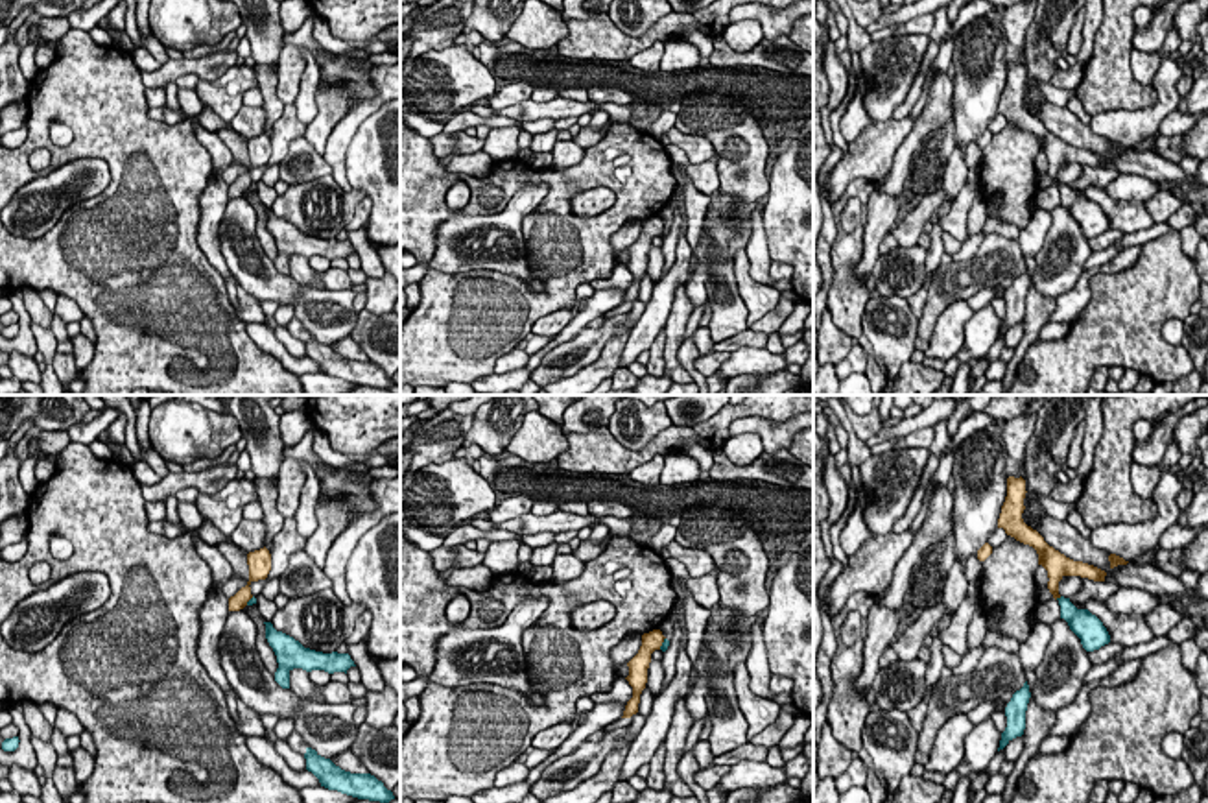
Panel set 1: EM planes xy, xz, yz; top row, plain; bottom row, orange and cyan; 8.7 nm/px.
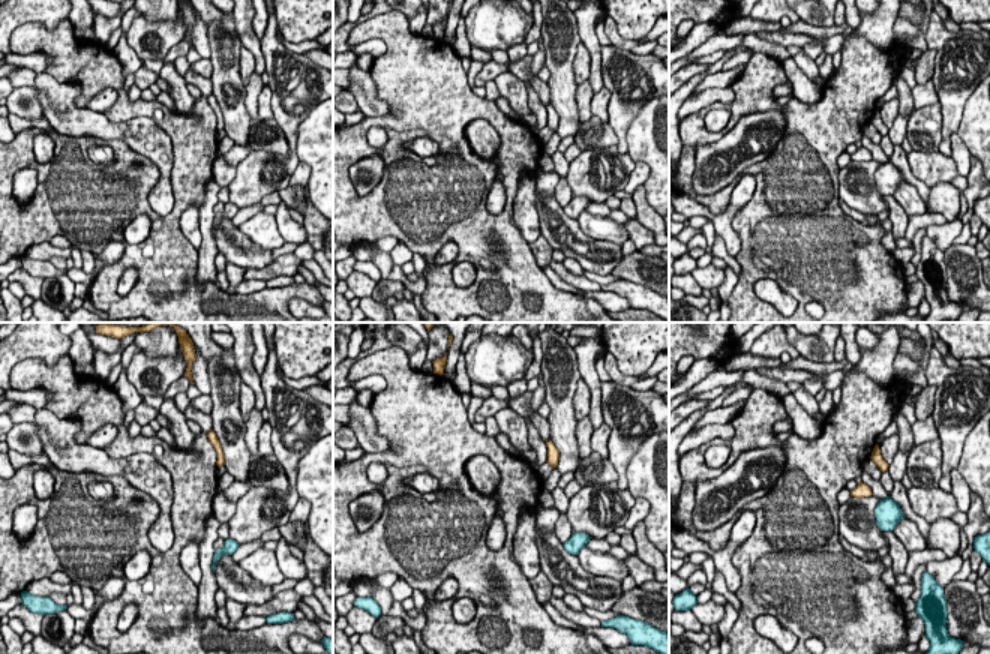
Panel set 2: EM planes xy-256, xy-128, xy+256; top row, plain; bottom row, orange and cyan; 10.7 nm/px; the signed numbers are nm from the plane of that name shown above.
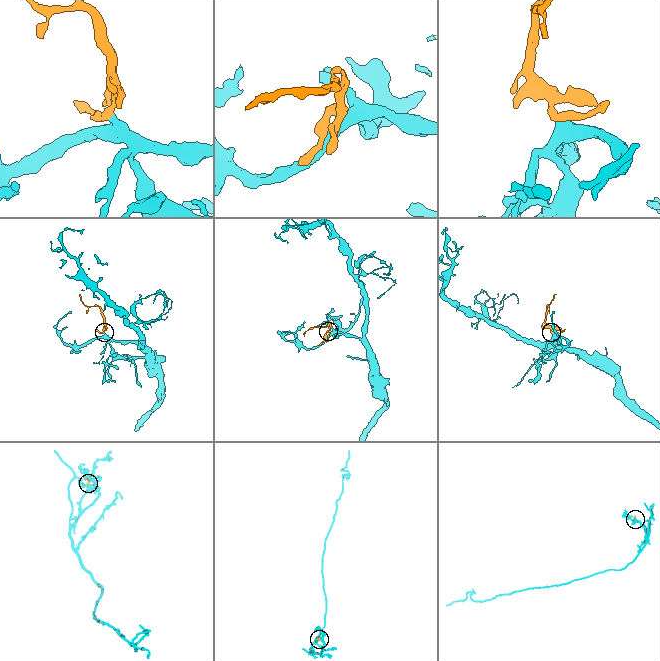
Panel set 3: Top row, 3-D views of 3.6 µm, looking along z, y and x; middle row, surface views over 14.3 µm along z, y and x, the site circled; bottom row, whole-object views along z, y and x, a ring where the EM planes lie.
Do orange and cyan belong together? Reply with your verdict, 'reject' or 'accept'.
reject

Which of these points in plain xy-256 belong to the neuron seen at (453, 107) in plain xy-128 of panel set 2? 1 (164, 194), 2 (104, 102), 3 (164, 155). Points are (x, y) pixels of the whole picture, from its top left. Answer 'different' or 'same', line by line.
1: different
2: different
3: different

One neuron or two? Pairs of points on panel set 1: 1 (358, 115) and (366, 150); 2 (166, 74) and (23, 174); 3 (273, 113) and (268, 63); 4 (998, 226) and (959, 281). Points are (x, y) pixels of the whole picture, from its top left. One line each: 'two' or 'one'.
1: two
2: two
3: one
4: two

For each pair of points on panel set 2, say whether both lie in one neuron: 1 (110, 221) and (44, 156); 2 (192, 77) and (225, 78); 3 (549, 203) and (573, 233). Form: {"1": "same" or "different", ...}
{"1": "different", "2": "different", "3": "same"}

